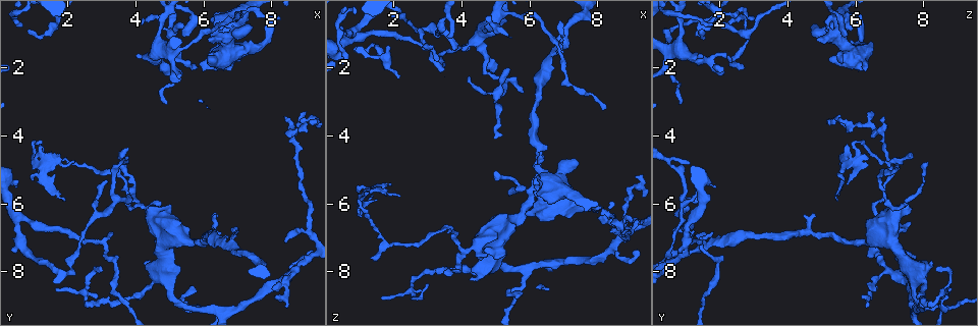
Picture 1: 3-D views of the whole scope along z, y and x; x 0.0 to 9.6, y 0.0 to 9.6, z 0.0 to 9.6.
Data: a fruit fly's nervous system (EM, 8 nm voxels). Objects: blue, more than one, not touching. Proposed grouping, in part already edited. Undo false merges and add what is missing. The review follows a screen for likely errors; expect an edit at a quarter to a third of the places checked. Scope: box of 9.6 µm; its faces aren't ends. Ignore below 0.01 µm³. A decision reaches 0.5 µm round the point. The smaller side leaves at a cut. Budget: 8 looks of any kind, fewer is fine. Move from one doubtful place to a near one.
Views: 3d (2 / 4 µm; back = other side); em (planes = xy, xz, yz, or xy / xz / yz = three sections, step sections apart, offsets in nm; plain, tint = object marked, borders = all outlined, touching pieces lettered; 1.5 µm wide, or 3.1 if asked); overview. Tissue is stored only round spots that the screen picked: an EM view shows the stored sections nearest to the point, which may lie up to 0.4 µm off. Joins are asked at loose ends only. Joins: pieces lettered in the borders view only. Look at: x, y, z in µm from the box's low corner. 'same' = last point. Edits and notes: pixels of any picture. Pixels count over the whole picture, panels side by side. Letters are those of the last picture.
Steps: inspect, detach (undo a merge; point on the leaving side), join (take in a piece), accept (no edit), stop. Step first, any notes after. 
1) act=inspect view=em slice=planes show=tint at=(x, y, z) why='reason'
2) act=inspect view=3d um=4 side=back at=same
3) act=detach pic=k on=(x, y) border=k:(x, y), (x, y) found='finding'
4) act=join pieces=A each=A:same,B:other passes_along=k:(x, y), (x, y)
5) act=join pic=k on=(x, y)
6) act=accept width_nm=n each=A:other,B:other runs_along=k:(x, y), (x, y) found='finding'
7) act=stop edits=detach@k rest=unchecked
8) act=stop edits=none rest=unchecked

act=inspect view=3d um=2 at=(3.85, 5.75, 1.40) why='free end'

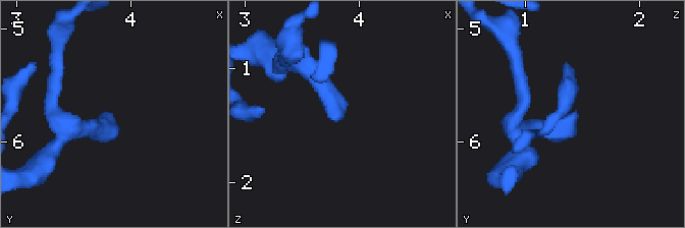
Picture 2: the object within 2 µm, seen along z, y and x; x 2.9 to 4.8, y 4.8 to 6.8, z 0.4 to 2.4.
act=inspect view=em slice=planes show=borders at=(3.82, 5.72, 1.44) why='need the tissue'

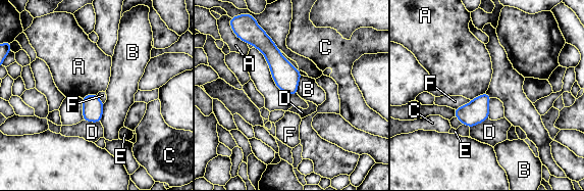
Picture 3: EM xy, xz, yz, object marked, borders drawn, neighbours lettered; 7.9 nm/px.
act=accept each=A:other,B:other,C:other,D:other,E:other,F:other border=3:(471, 100), (455, 109) found='none of them fits'

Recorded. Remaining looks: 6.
act=inspect view=em slice=xz step=8 show=borders at=(5.90, 1.80, 6.35) why='free end'

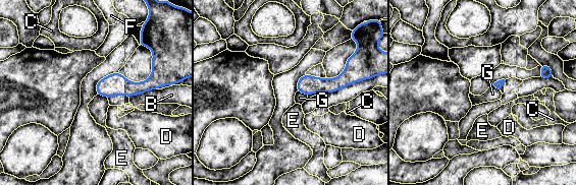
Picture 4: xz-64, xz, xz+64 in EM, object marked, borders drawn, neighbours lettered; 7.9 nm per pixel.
act=accept longest_contact=B:220nm each=B:other,C:other,D:other,E:other,F:other,G:other border=4:(98, 94), (107, 99) found='none of them fits'

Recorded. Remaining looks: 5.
act=inspect view=em slice=yz step=4 show=borders at=(4.90, 3.00, 0.75) why='free end'

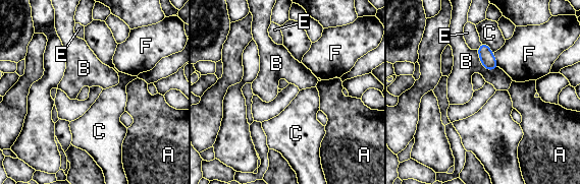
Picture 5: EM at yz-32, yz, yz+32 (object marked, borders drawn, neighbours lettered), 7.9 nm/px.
act=inspect view=em slice=planes show=borders at=same why='another direction'

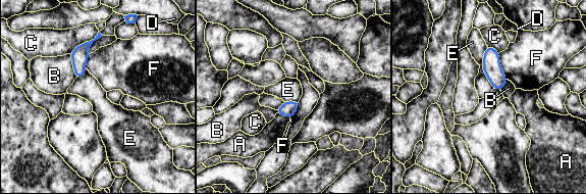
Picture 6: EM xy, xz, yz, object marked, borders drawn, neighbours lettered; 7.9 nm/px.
act=accept longest_contact=E:340nm each=A:other,B:other,C:other,D:other,E:other,F:other border=6:(486, 46), (482, 68), (493, 88) found='no lettered piece goes on from it'

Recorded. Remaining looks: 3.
act=stop edits=none rest=unchecked

